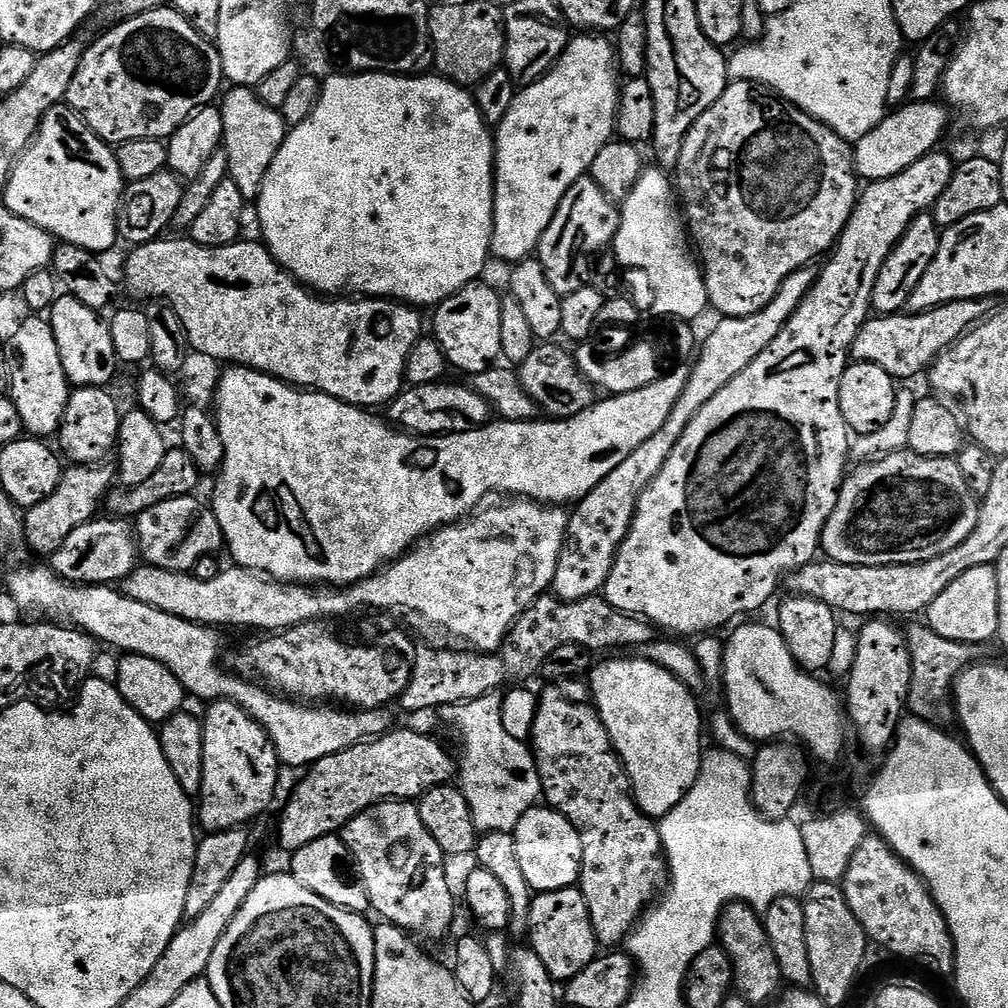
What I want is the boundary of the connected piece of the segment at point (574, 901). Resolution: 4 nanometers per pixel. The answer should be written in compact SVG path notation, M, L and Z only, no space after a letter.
M576 886L533 895L526 936L532 939L529 940L530 947L538 954L538 958L542 958L542 966L546 966L557 982L572 980L586 966L590 966L590 962L598 955L590 910L586 906L586 898Z

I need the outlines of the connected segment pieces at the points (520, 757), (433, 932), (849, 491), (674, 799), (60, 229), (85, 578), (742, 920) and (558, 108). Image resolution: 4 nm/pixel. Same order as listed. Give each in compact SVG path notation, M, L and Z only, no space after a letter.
M487 692L482 698L451 704L439 709L438 716L449 720L460 731L464 743L464 761L458 764L458 787L470 806L470 818L474 818L477 833L515 833L522 814L541 803L540 775L536 769L535 755L527 743L510 738L506 726L502 726L502 702L500 692Z
M381 800L379 804L362 810L342 829L342 839L347 855L356 863L360 871L359 883L362 885L366 904L380 915L381 921L394 924L409 934L421 932L424 936L433 936L440 940L452 928L452 919L456 916L456 900L452 897L452 888L444 877L446 857L438 842L430 838L430 830L422 826L419 807L406 800Z
M903 450L890 453L880 460L857 463L845 475L838 494L838 506L834 506L834 514L830 514L822 530L820 547L827 559L850 566L917 564L962 546L962 542L974 534L979 517L980 504L968 488L966 478L962 478L962 470L955 459L923 456L911 450Z
M604 660L590 672L591 703L624 763L634 799L646 815L669 816L700 776L700 704L691 688L649 660Z
M61 102L44 113L36 137L12 168L2 194L2 204L18 214L18 218L26 218L26 222L34 222L34 226L49 232L57 241L105 254L115 246L116 236L118 240L118 221L122 216L125 187L126 181L113 145L98 139L84 119L67 103Z
M94 518L78 526L78 530L72 531L70 538L66 538L50 557L52 571L69 584L116 586L138 567L138 545L133 525L124 518L100 519Z
M737 902L728 904L720 916L718 925L719 947L728 951L728 957L734 970L734 988L739 999L747 1000L749 1005L771 1005L781 995L782 977L778 958L774 958L774 946L766 938L761 913L749 904Z
M576 34L569 39L568 49L560 61L541 80L529 88L521 88L506 118L494 128L496 146L496 181L492 211L491 255L500 260L527 260L540 247L542 234L554 218L566 190L582 176L589 175L598 150L613 139L616 130L616 107L620 101L621 81L618 76L618 52L607 35Z

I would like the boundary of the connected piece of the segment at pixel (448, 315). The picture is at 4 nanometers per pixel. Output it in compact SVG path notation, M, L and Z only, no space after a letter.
M485 282L466 285L458 294L435 305L436 317L430 320L434 339L440 343L449 365L465 374L493 367L501 359L502 296Z

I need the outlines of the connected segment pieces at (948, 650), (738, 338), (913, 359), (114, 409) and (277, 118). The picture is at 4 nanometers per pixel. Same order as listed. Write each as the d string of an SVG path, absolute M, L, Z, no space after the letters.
M923 623L916 624L912 629L907 629L908 653L912 659L912 681L908 691L907 711L913 716L927 720L930 724L939 725L944 716L944 699L949 699L950 686L955 685L956 677L965 668L977 663L977 645L954 642L950 638L942 638L925 626Z
M812 266L798 270L786 278L778 294L774 294L770 306L758 310L758 314L750 314L746 318L726 316L717 319L712 333L705 340L703 337L699 345L700 357L696 365L691 365L686 386L678 402L674 402L674 410L670 410L666 426L662 426L654 438L646 438L646 442L642 442L642 446L638 446L638 450L634 450L634 454L630 454L622 466L614 466L614 470L610 470L610 474L606 474L606 478L602 478L602 482L598 482L598 486L594 486L594 490L586 493L571 509L568 533L564 536L564 545L552 579L551 591L557 600L585 600L603 589L604 583L610 578L616 552L630 530L641 494L654 478L658 478L662 466L666 466L666 458L674 454L674 446L678 446L678 438L682 438L694 414L698 414L698 410L702 410L702 406L706 406L706 402L710 402L718 390L734 382L734 378L738 378L738 374L742 374L742 370L746 370L746 366L750 366L750 362L754 362L754 358L758 358L758 354L762 354L762 350L766 350L766 346L778 338L785 322L796 313L800 303L812 291L817 275L817 269Z
M991 299L959 300L958 302L946 302L942 306L931 308L925 312L894 316L877 315L875 318L868 319L862 326L862 330L858 330L850 349L851 359L862 364L882 366L882 370L886 370L886 374L890 374L897 382L908 382L911 376L921 375L920 377L923 377L943 352L953 348L967 332L972 331L977 324L983 324L989 316L993 315L994 307L992 308L992 304Z
M72 388L58 433L58 448L65 461L72 460L68 462L73 465L99 464L107 461L111 452L113 455L117 451L122 408L116 405L110 393L108 388Z
M248 86L229 87L223 93L218 107L222 114L224 130L222 151L228 155L228 175L234 186L242 190L245 201L255 201L262 190L262 182L290 129L284 123L280 109L266 106L266 102L262 102L262 98L258 98L255 90Z

